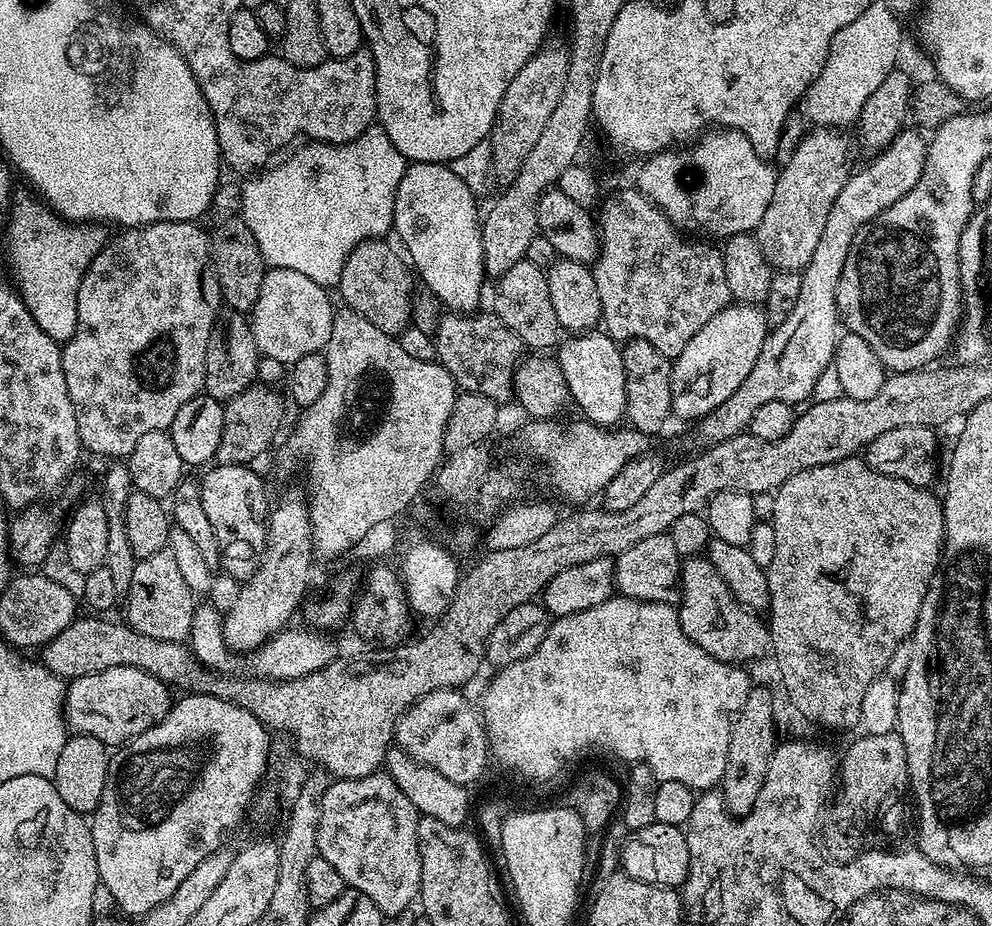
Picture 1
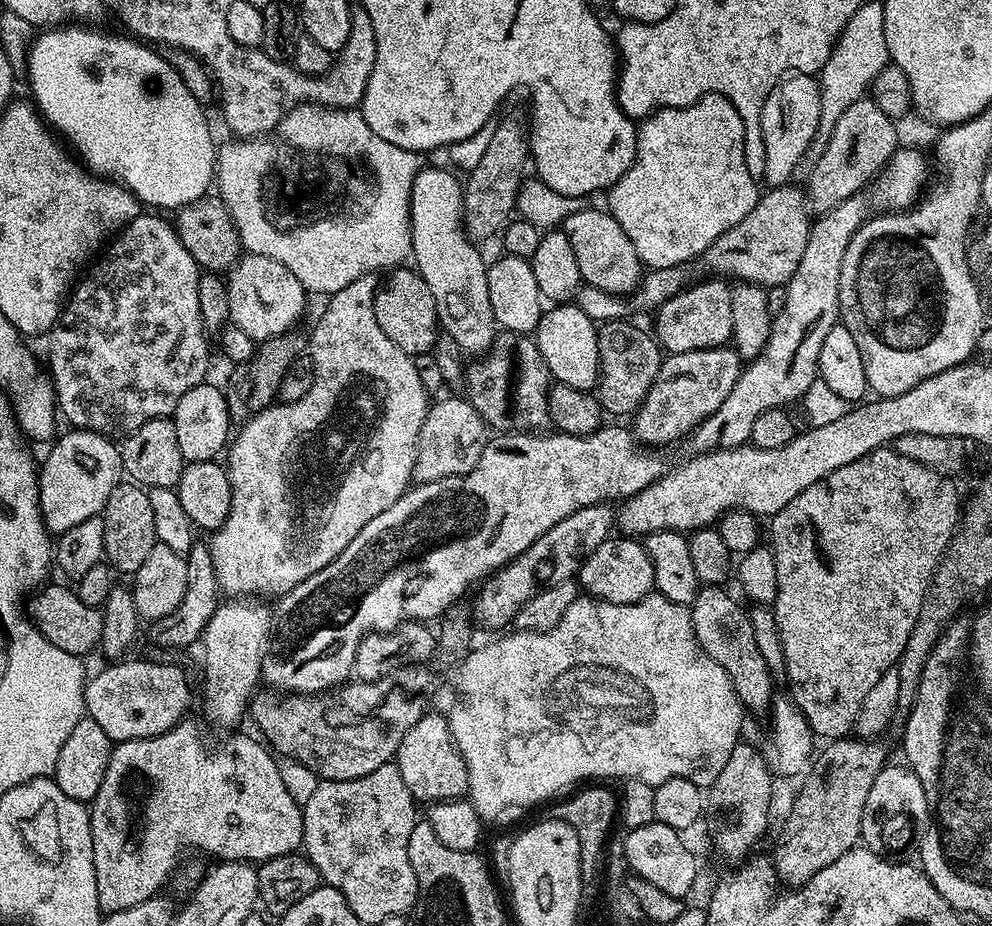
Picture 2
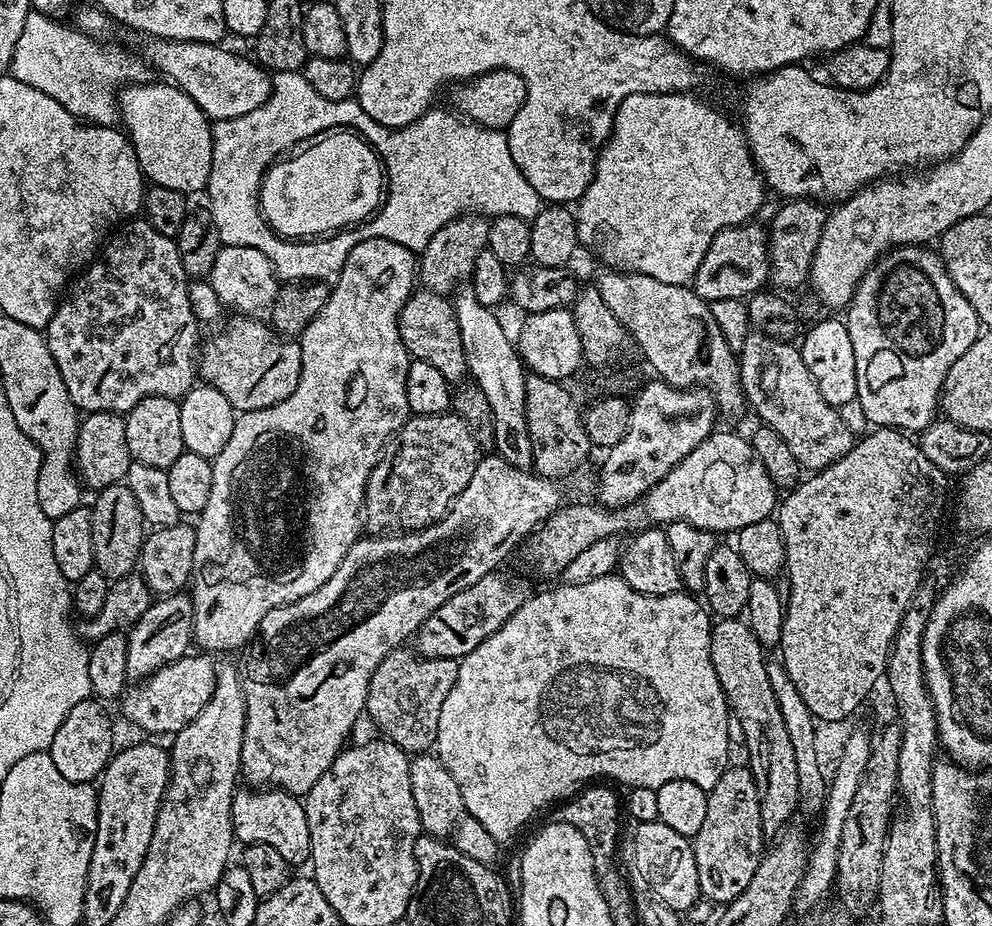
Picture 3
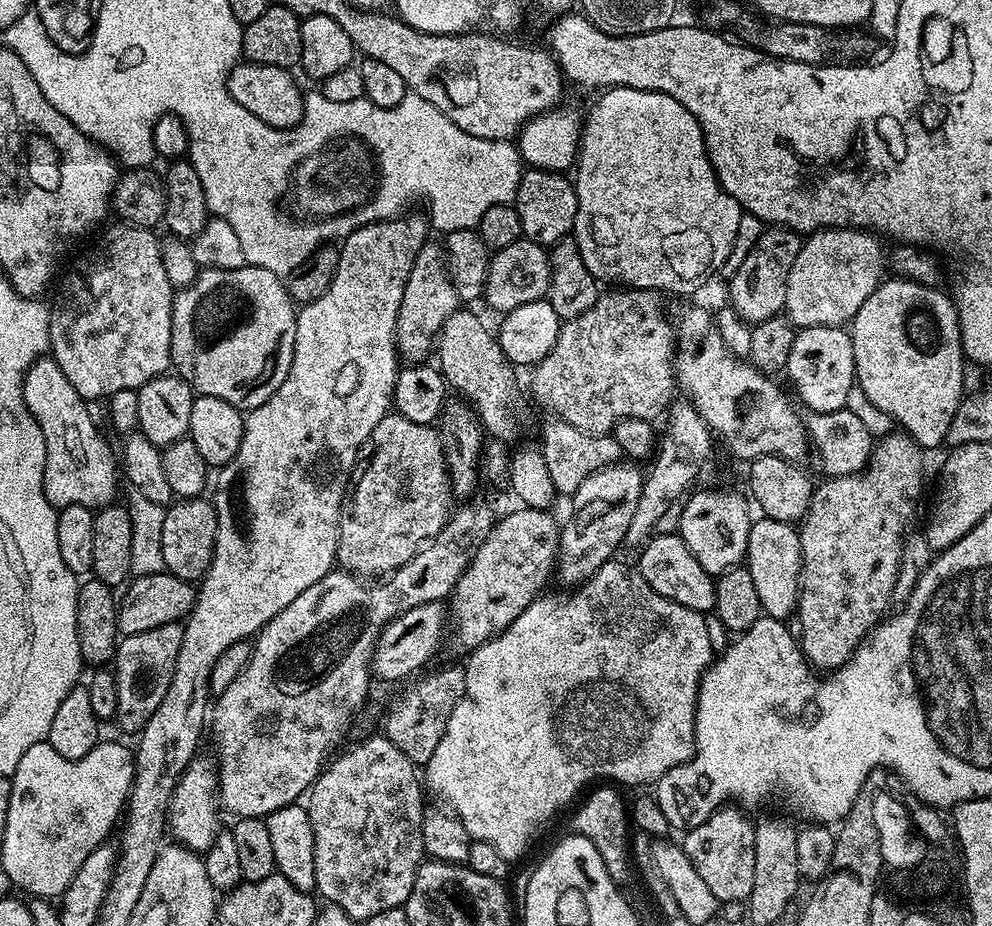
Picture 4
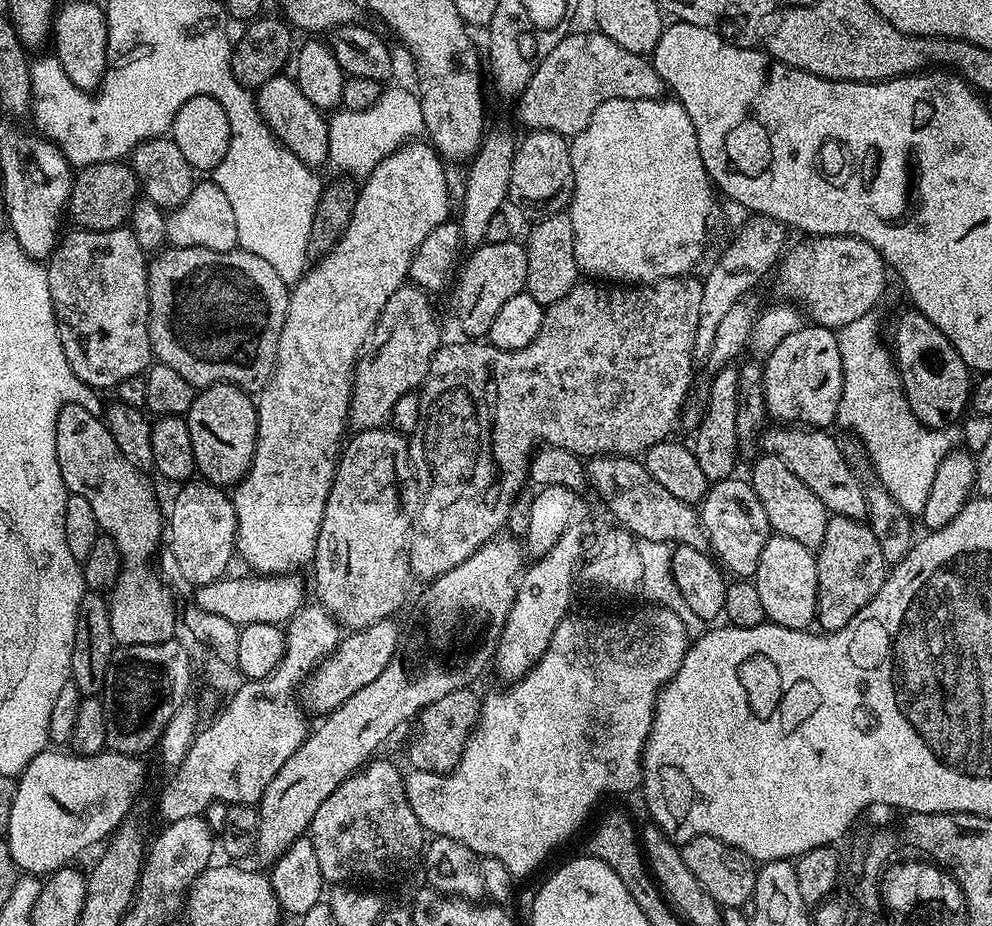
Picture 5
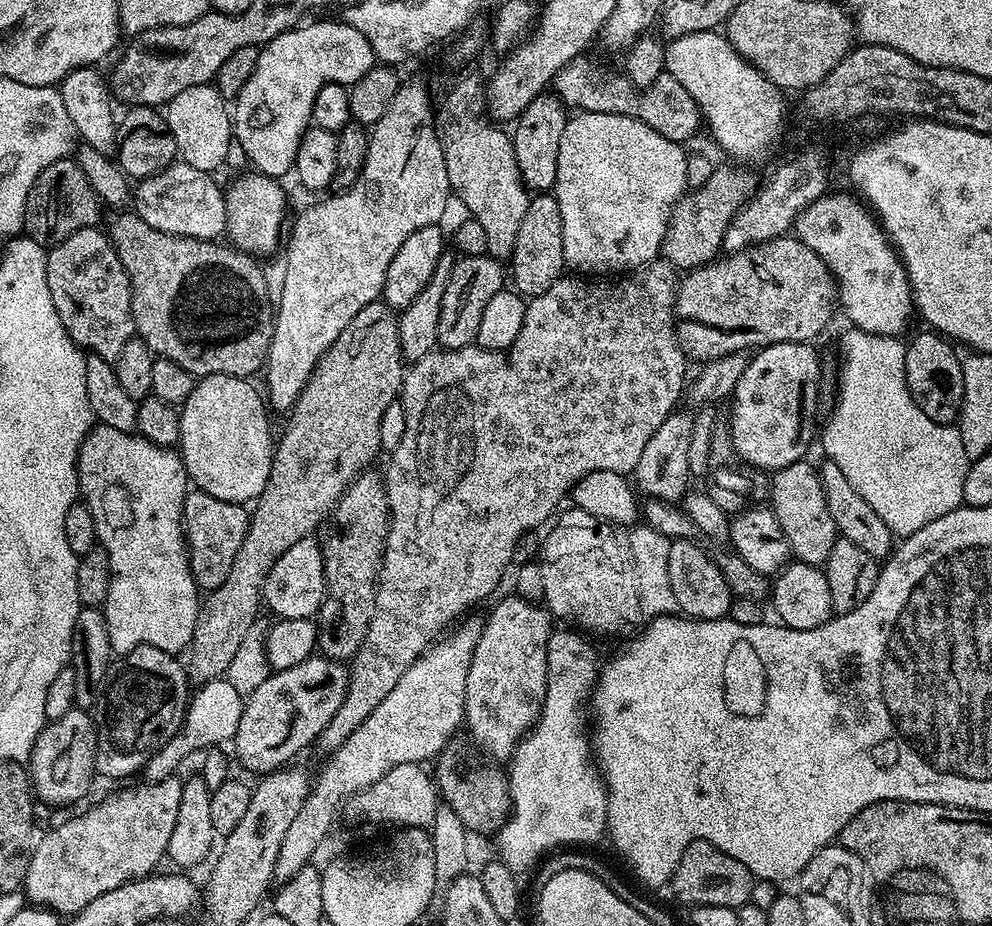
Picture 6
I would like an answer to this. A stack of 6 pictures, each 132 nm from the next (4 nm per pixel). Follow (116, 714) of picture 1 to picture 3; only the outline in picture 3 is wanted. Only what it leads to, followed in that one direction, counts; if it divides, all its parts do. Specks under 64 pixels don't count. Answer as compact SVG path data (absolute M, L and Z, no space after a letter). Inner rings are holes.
M185 654L179 656L174 662L162 666L154 674L146 679L133 683L125 691L119 701L124 716L132 724L137 724L144 732L169 732L175 734L181 732L198 713L202 706L210 702L210 694L216 689L216 674L218 664L215 664L213 657L208 654L196 654L192 656Z

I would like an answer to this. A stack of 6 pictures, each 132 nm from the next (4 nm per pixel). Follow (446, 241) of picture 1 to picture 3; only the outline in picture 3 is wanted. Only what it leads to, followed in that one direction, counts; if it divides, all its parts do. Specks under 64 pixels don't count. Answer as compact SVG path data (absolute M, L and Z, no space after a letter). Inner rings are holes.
M461 286L454 293L458 330L462 334L462 350L466 350L467 375L472 376L474 383L480 387L484 400L488 403L488 412L492 415L492 436L496 439L495 455L501 456L510 466L515 468L532 468L532 447L530 446L530 430L526 426L526 382L524 381L526 369L524 361L516 350L513 337L508 336L504 324L495 315L493 309L482 306L474 294L471 286Z

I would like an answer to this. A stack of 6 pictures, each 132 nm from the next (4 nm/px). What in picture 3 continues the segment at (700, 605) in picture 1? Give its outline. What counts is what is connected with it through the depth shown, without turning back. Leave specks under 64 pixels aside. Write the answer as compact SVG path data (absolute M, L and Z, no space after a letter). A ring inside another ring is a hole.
M720 618L712 625L710 638L710 662L714 662L714 674L718 674L718 682L724 691L729 709L734 713L734 720L740 723L740 732L744 735L744 748L748 751L746 766L754 774L754 782L758 786L758 802L762 810L762 830L765 837L772 838L789 823L788 819L799 809L799 790L797 763L794 762L793 743L790 742L789 731L786 730L786 719L782 718L773 687L770 686L766 666L769 661L765 645L752 633L752 628L740 618Z

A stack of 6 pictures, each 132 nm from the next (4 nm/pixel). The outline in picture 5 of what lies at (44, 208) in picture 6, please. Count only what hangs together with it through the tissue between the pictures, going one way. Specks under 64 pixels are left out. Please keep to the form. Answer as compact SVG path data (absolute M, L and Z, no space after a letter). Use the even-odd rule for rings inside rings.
M119 160L101 164L83 165L75 173L72 189L66 203L67 219L72 219L77 229L110 230L119 228L129 219L138 193L140 181L127 163Z

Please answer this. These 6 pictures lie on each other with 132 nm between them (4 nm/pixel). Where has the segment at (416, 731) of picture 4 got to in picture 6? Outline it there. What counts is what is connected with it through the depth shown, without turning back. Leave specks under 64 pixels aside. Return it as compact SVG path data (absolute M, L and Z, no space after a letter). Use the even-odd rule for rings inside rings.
M453 738L434 761L434 783L438 789L439 799L461 819L469 833L495 834L508 821L512 811L508 777L503 771L500 773L496 769L499 767L485 759L467 739L460 739Z

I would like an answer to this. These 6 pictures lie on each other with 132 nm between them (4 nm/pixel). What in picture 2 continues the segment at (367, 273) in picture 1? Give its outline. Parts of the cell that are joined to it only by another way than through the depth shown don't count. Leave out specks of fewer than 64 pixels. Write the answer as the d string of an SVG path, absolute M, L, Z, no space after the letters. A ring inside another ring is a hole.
M412 266L393 268L379 285L374 298L374 318L378 318L378 326L394 346L398 346L406 355L413 358L433 351L438 333L436 303L434 294L430 294L430 286L420 277L420 273Z

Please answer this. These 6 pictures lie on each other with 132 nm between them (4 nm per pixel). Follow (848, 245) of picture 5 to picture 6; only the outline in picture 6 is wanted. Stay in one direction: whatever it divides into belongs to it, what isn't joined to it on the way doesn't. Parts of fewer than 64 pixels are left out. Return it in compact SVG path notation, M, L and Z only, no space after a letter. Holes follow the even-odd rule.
M794 234L717 258L703 268L691 269L685 276L688 277L679 281L676 290L675 315L680 319L680 347L693 361L717 360L731 352L762 349L778 342L815 341L815 336L831 322L832 311L838 308L836 282L831 270Z

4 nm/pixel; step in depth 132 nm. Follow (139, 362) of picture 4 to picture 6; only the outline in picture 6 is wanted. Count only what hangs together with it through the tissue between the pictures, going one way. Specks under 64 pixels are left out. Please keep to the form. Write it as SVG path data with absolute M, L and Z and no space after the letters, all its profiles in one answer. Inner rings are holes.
M99 227L83 228L70 234L70 238L47 249L46 281L49 282L54 310L68 337L85 353L115 362L118 354L122 354L122 346L126 346L126 342L133 340L136 330L132 317L132 287L130 278L112 246L109 233L100 231Z

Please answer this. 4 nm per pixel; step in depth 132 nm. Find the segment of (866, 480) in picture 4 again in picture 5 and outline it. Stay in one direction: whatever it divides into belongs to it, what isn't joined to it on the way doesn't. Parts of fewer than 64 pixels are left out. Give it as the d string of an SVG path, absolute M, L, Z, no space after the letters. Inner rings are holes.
M829 515L826 538L815 549L818 570L818 606L815 623L823 631L837 632L882 590L886 565L882 558L882 546L874 538L864 520L851 520L845 516Z

